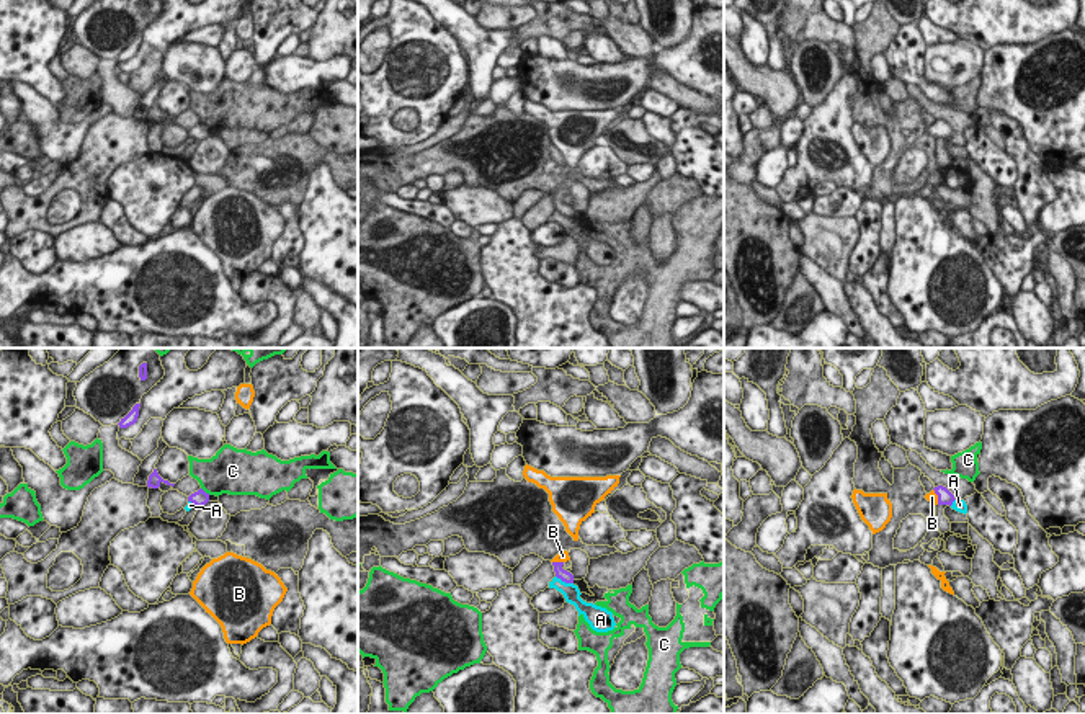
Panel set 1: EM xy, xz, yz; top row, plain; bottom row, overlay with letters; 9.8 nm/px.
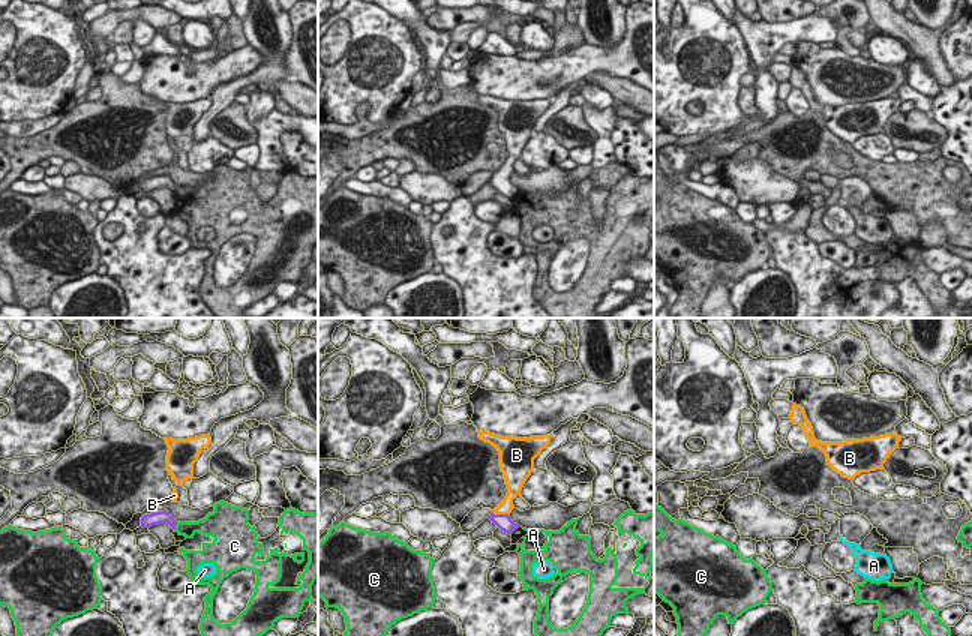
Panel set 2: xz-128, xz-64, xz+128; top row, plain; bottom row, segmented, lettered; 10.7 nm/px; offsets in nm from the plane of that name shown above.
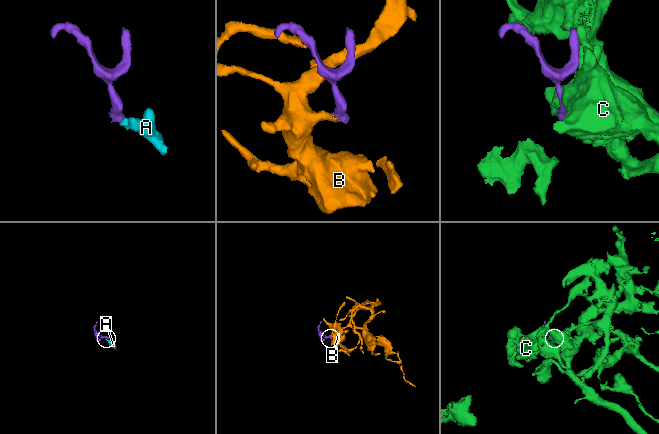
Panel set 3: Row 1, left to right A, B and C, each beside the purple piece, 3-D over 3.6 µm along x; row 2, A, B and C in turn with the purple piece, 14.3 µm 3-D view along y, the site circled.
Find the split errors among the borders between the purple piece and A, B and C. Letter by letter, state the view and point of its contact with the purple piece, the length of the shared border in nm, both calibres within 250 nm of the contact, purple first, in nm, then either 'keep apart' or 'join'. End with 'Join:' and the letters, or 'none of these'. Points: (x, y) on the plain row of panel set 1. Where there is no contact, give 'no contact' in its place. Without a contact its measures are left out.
A: meets purple in xz at (564, 214); contact 190 nm long; 120 nm thick on the purple side, 170 nm on the other; keep apart
B: meets purple in yz at (938, 131); contact 170 nm long; 160 nm thick on the purple side, 100 nm on the other; join
C: meets purple in xy at (205, 126); contact 120 nm long; 140 nm thick on the purple side, 380 nm on the other; keep apart
Join: B

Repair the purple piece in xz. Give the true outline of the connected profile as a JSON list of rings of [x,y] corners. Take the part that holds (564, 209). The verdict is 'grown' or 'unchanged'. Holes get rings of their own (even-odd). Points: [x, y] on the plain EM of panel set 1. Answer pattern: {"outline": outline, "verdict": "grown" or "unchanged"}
{"outline": [[[562,185],[559,186],[551,196],[554,199],[556,211],[560,212],[565,217],[574,217],[574,209],[562,203],[562,199],[570,194],[569,186]]], "verdict": "grown"}

